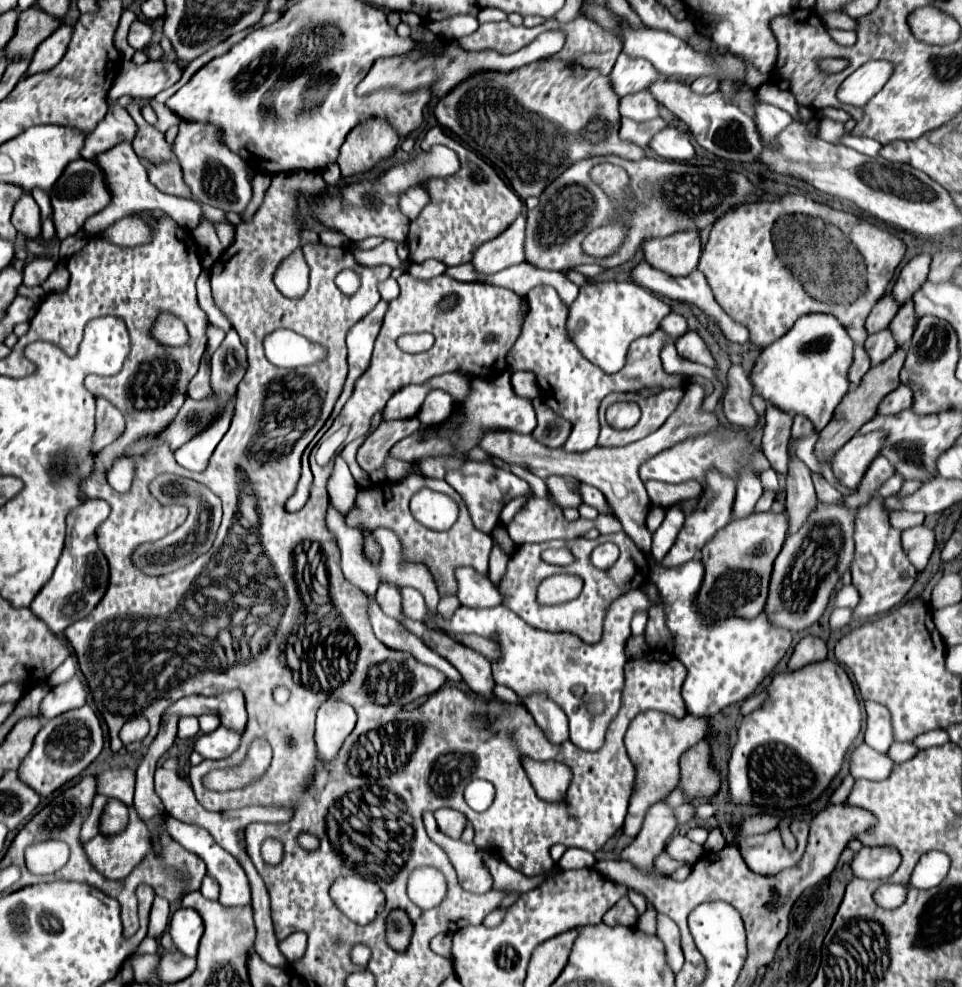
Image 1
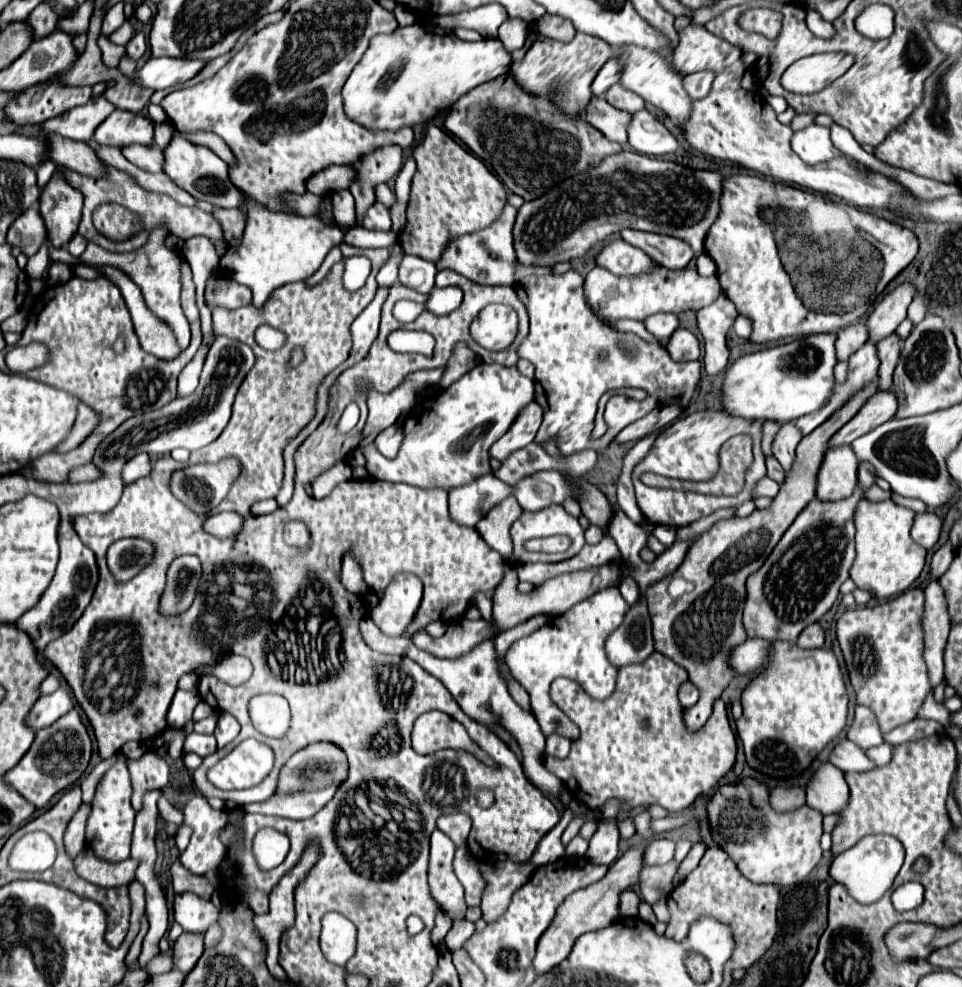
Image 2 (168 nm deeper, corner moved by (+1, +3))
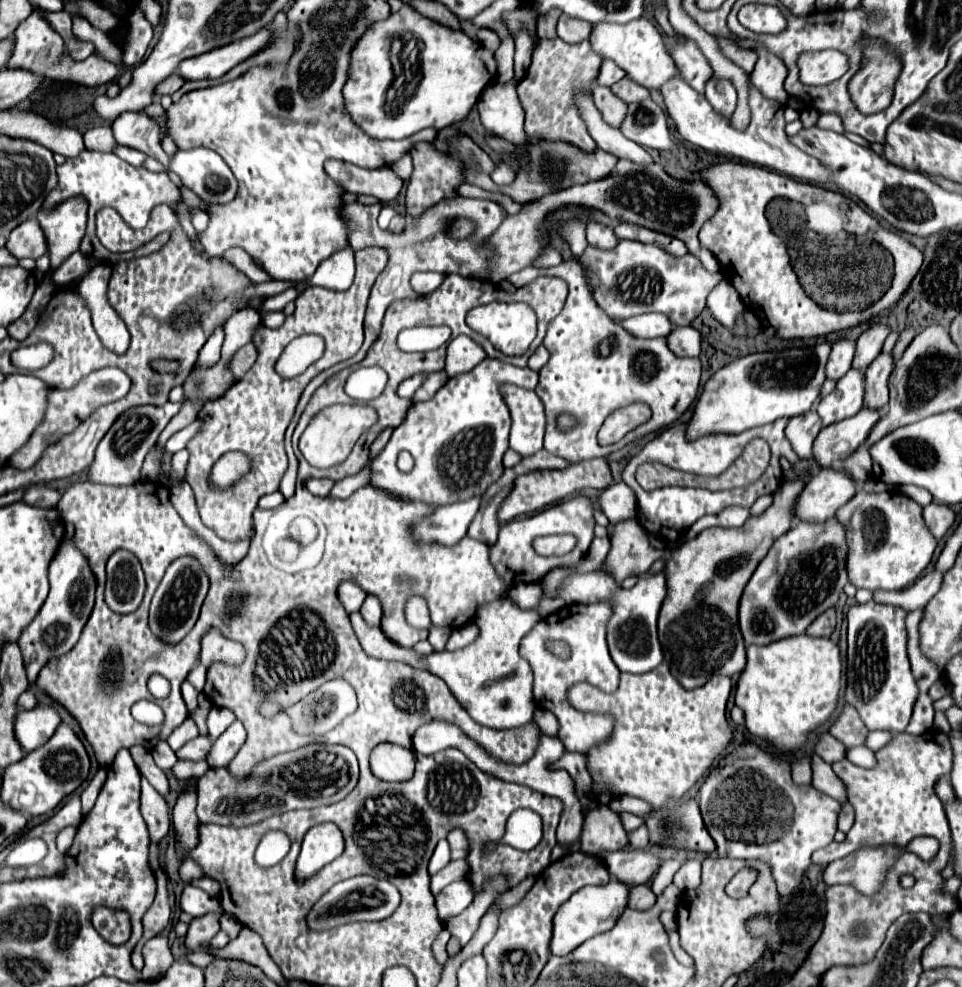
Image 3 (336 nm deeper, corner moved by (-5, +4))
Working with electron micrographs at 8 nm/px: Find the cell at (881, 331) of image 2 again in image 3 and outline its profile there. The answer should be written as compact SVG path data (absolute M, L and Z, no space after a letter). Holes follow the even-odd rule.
M875 323L869 327L869 331L861 333L861 337L857 339L857 351L855 351L853 365L861 365L861 369L867 369L869 361L873 361L873 357L881 353L881 347L889 333L891 333L891 327L881 325L881 323Z

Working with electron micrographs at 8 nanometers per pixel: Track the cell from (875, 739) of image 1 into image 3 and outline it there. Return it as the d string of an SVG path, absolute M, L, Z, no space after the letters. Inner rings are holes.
M847 705L839 719L835 721L835 725L829 729L829 733L833 737L837 737L839 741L845 741L847 747L857 747L857 745L863 745L865 739L867 739L867 733L869 729L865 727L865 723L861 721L861 715L855 707Z

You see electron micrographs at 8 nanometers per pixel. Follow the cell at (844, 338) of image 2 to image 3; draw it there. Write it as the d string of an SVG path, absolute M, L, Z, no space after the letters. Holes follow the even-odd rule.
M841 339L833 343L833 351L827 363L827 377L829 379L841 379L853 363L853 355L855 355L855 341L853 339Z

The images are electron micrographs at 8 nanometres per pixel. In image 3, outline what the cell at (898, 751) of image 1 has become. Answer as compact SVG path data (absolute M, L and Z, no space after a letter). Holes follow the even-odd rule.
M865 745L861 747L851 747L849 749L849 761L853 761L855 765L859 767L865 767L865 769L873 769L877 765L877 757L875 757L875 751L867 749Z

